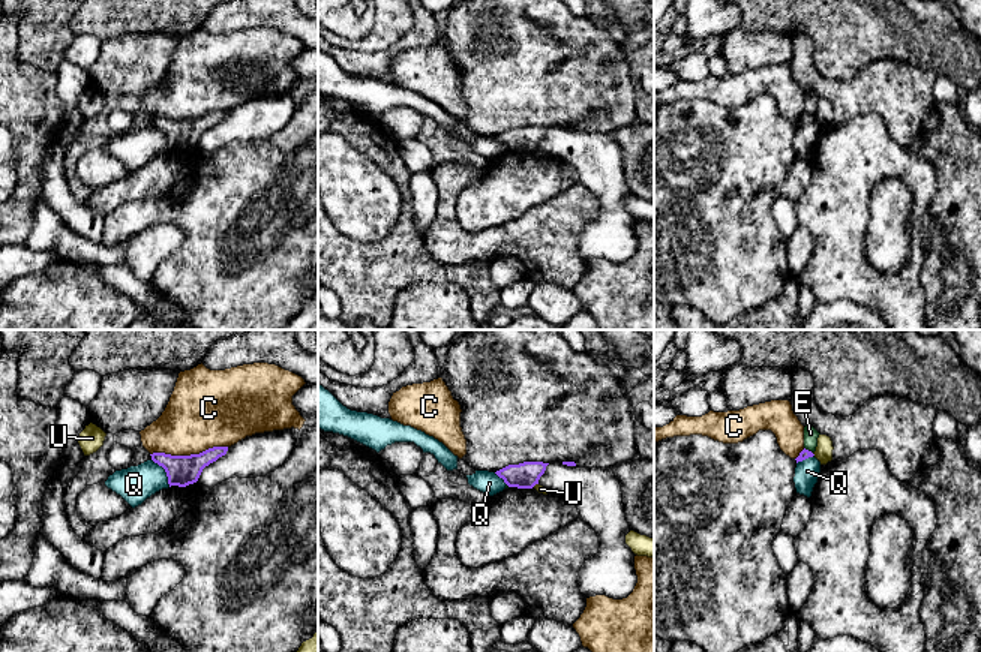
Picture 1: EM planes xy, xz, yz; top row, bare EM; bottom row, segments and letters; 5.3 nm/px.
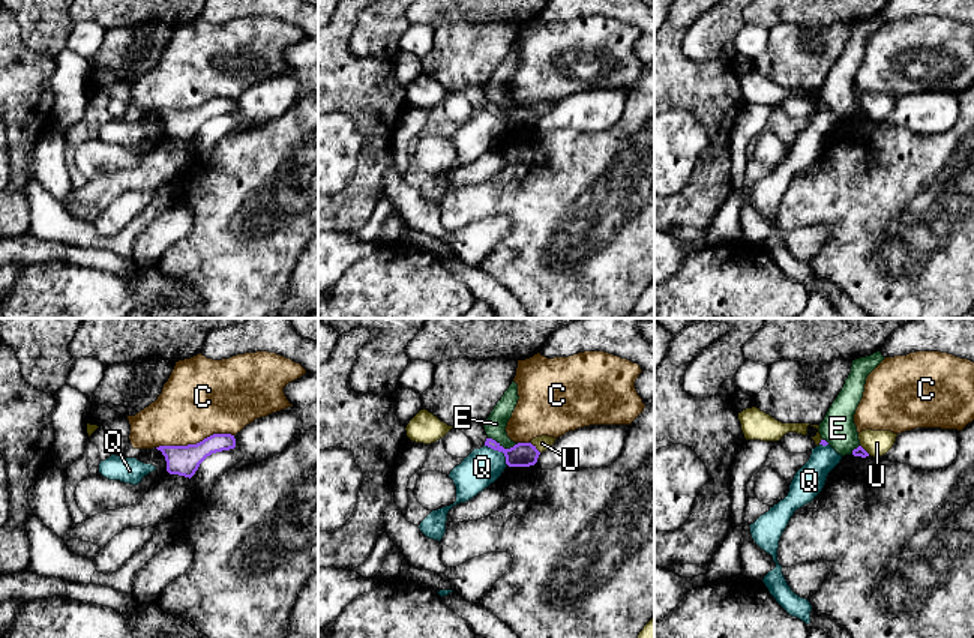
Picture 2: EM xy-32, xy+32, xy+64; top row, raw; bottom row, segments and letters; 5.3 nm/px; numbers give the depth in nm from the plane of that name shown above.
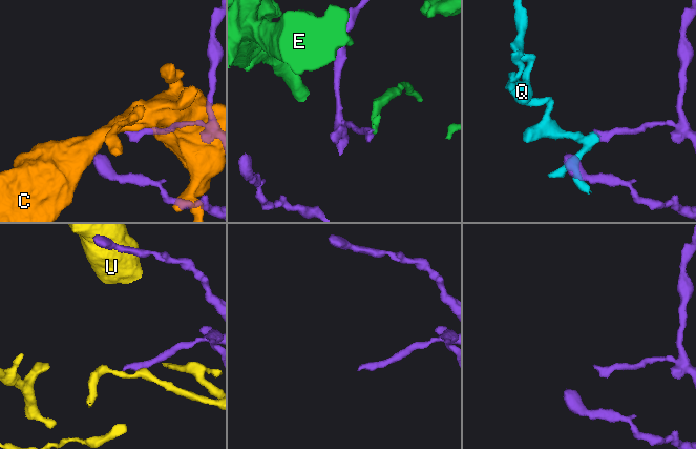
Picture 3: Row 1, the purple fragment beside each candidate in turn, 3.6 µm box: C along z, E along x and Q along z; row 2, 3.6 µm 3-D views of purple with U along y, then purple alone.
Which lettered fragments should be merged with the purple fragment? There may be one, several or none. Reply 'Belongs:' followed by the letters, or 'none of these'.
Belongs: none of these

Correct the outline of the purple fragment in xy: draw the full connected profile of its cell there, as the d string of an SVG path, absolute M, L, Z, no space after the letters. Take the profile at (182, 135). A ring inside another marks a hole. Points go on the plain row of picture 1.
M213 111L190 120L171 120L165 117L153 117L150 120L154 127L165 133L170 151L186 151L196 147L202 133L225 120L226 115L228 111Z

